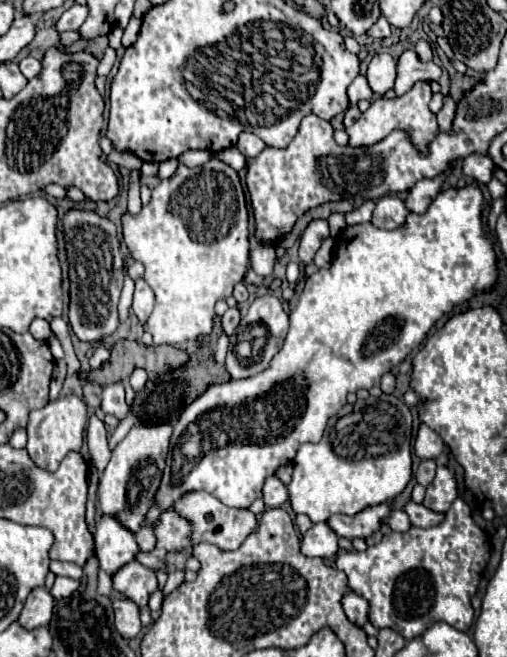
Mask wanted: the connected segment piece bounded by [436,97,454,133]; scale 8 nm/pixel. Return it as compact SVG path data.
M444 97L444 105L442 105L442 109L436 117L438 117L440 131L444 131L444 133L450 131L450 125L452 125L452 119L454 119L454 107L448 105L448 97Z

